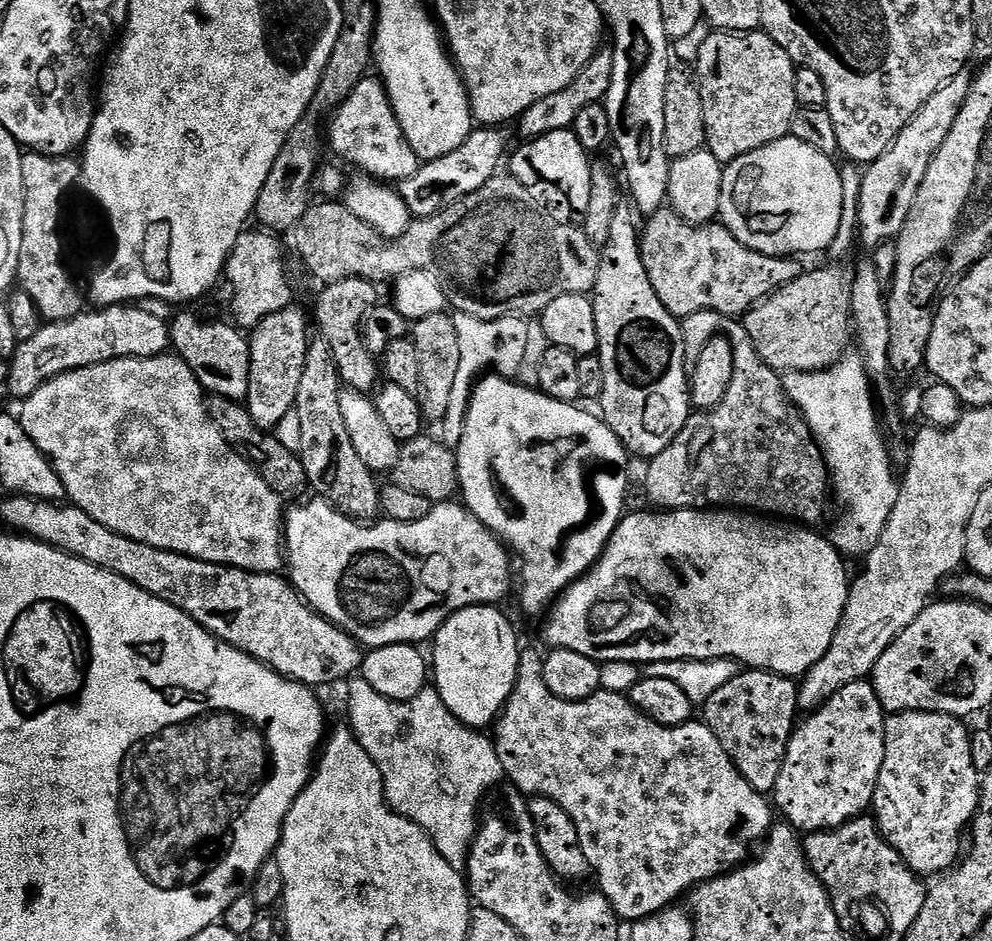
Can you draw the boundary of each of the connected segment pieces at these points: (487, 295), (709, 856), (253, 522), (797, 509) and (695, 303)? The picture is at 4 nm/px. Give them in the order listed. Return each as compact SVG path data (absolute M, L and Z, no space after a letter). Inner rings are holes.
M497 174L490 182L486 182L486 186L482 186L482 190L478 190L474 194L470 194L462 202L450 206L450 210L442 210L442 214L413 219L412 224L406 230L406 234L402 234L397 240L390 240L378 230L374 230L374 226L370 226L362 218L358 218L358 214L354 214L354 210L350 210L347 203L324 203L328 204L313 203L312 207L308 209L308 213L300 219L298 233L300 232L300 254L304 258L305 264L318 279L324 280L323 283L325 285L330 285L346 278L354 278L355 276L373 282L381 282L380 280L392 282L397 277L404 276L410 271L431 271L444 285L447 291L447 303L452 308L453 306L456 307L455 311L457 313L465 312L474 318L482 318L483 320L497 320L507 316L532 318L544 312L546 306L550 306L550 302L554 302L554 298L562 298L562 294L578 294L582 296L591 293L595 289L596 279L600 273L601 253L598 251L597 245L593 244L592 239L584 233L583 227L577 226L572 222L561 222L551 215L545 214L534 203L530 190L526 186L522 186L522 182L518 182L510 174Z
M521 651L520 665L516 671L516 685L510 698L504 704L504 711L500 713L494 725L496 753L504 767L505 777L511 781L517 792L524 793L525 797L528 798L547 796L549 800L562 806L562 810L566 810L566 814L570 814L574 826L578 826L578 838L582 842L582 854L586 854L586 862L589 869L594 873L594 880L596 876L597 882L600 883L597 884L599 891L604 893L604 897L610 902L610 906L621 921L642 920L675 905L679 901L676 899L683 892L684 895L691 893L692 889L697 888L700 884L705 884L707 880L713 880L715 876L723 876L726 870L731 870L745 863L749 859L748 851L752 847L755 849L772 831L774 808L769 797L763 792L754 790L754 786L750 786L750 782L746 782L746 778L742 778L738 766L734 766L730 754L726 754L726 750L722 750L722 742L718 742L718 738L708 729L707 724L689 722L668 728L664 724L654 722L645 712L635 708L631 699L622 692L601 690L585 700L558 698L546 686L542 675L543 671L544 662L541 653Z
M165 354L154 358L122 358L102 362L98 366L86 366L73 372L67 372L56 376L50 382L23 401L24 409L18 412L20 425L26 430L26 434L44 452L44 455L52 461L52 466L60 476L64 484L67 499L77 508L90 514L94 522L102 522L110 530L114 530L119 536L130 538L134 542L142 542L151 548L177 552L183 556L189 556L202 562L211 564L225 564L228 568L241 568L247 572L279 573L286 564L286 541L284 539L284 526L286 523L286 508L282 498L269 484L266 478L251 463L247 456L229 447L224 440L212 415L208 412L208 400L206 389L200 384L196 372L181 358L175 354Z
M750 342L737 343L735 345L736 361L734 362L734 378L730 378L730 390L726 390L726 398L718 402L718 406L707 410L696 410L691 413L682 426L678 438L662 450L662 454L651 457L648 460L648 476L642 485L643 491L648 491L648 496L653 500L655 507L660 510L679 510L681 508L691 508L693 510L747 510L753 514L767 514L772 518L787 518L792 522L799 522L804 526L820 526L824 520L824 515L828 512L828 500L830 504L830 477L828 467L824 461L822 450L806 422L806 418L798 411L792 399L786 394L781 373L764 361L754 350Z
M665 206L647 217L648 225L643 225L640 237L640 253L650 258L652 285L670 315L683 318L697 314L699 311L716 311L725 318L743 317L751 308L767 300L772 293L784 285L794 282L802 275L800 260L767 256L761 252L750 250L730 230L719 222L710 224L691 224L686 222L671 208Z

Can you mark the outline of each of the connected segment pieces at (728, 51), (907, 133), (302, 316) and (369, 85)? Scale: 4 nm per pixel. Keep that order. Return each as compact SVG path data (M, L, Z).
M763 30L710 32L694 63L694 75L700 85L702 110L706 114L706 148L721 164L727 166L733 160L754 150L762 150L762 146L770 146L770 142L778 142L791 133L792 119L798 107L794 90L796 69L790 54L786 54L786 50L782 50L782 46L778 46L778 42L771 40Z
M965 70L954 74L946 86L941 86L918 114L910 118L910 122L902 130L902 134L874 163L863 169L864 177L860 180L860 205L856 208L858 223L858 240L862 245L879 246L892 242L906 226L906 218L910 214L910 206L914 206L914 198L918 198L918 186L922 186L922 178L926 178L926 170L930 170L930 162L936 157L936 151L946 142L966 98L972 92L974 76Z
M299 306L283 308L278 314L262 318L262 322L251 329L250 346L250 390L246 407L250 418L259 428L274 430L296 407L298 386L302 383L302 372L306 370L306 354L310 343L308 336L310 316Z
M360 80L350 98L346 98L346 102L342 102L342 106L331 113L330 120L332 125L326 128L326 144L330 152L352 164L361 164L364 167L361 169L370 176L382 182L399 182L419 170L421 157L412 149L394 114L394 106L383 80Z

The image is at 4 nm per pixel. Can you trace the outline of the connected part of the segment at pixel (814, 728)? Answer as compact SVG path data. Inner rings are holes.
M856 680L838 690L838 694L834 694L807 719L788 739L788 749L776 783L774 804L779 815L781 812L784 815L781 817L801 833L831 832L871 809L886 746L886 713L875 687L868 680Z

